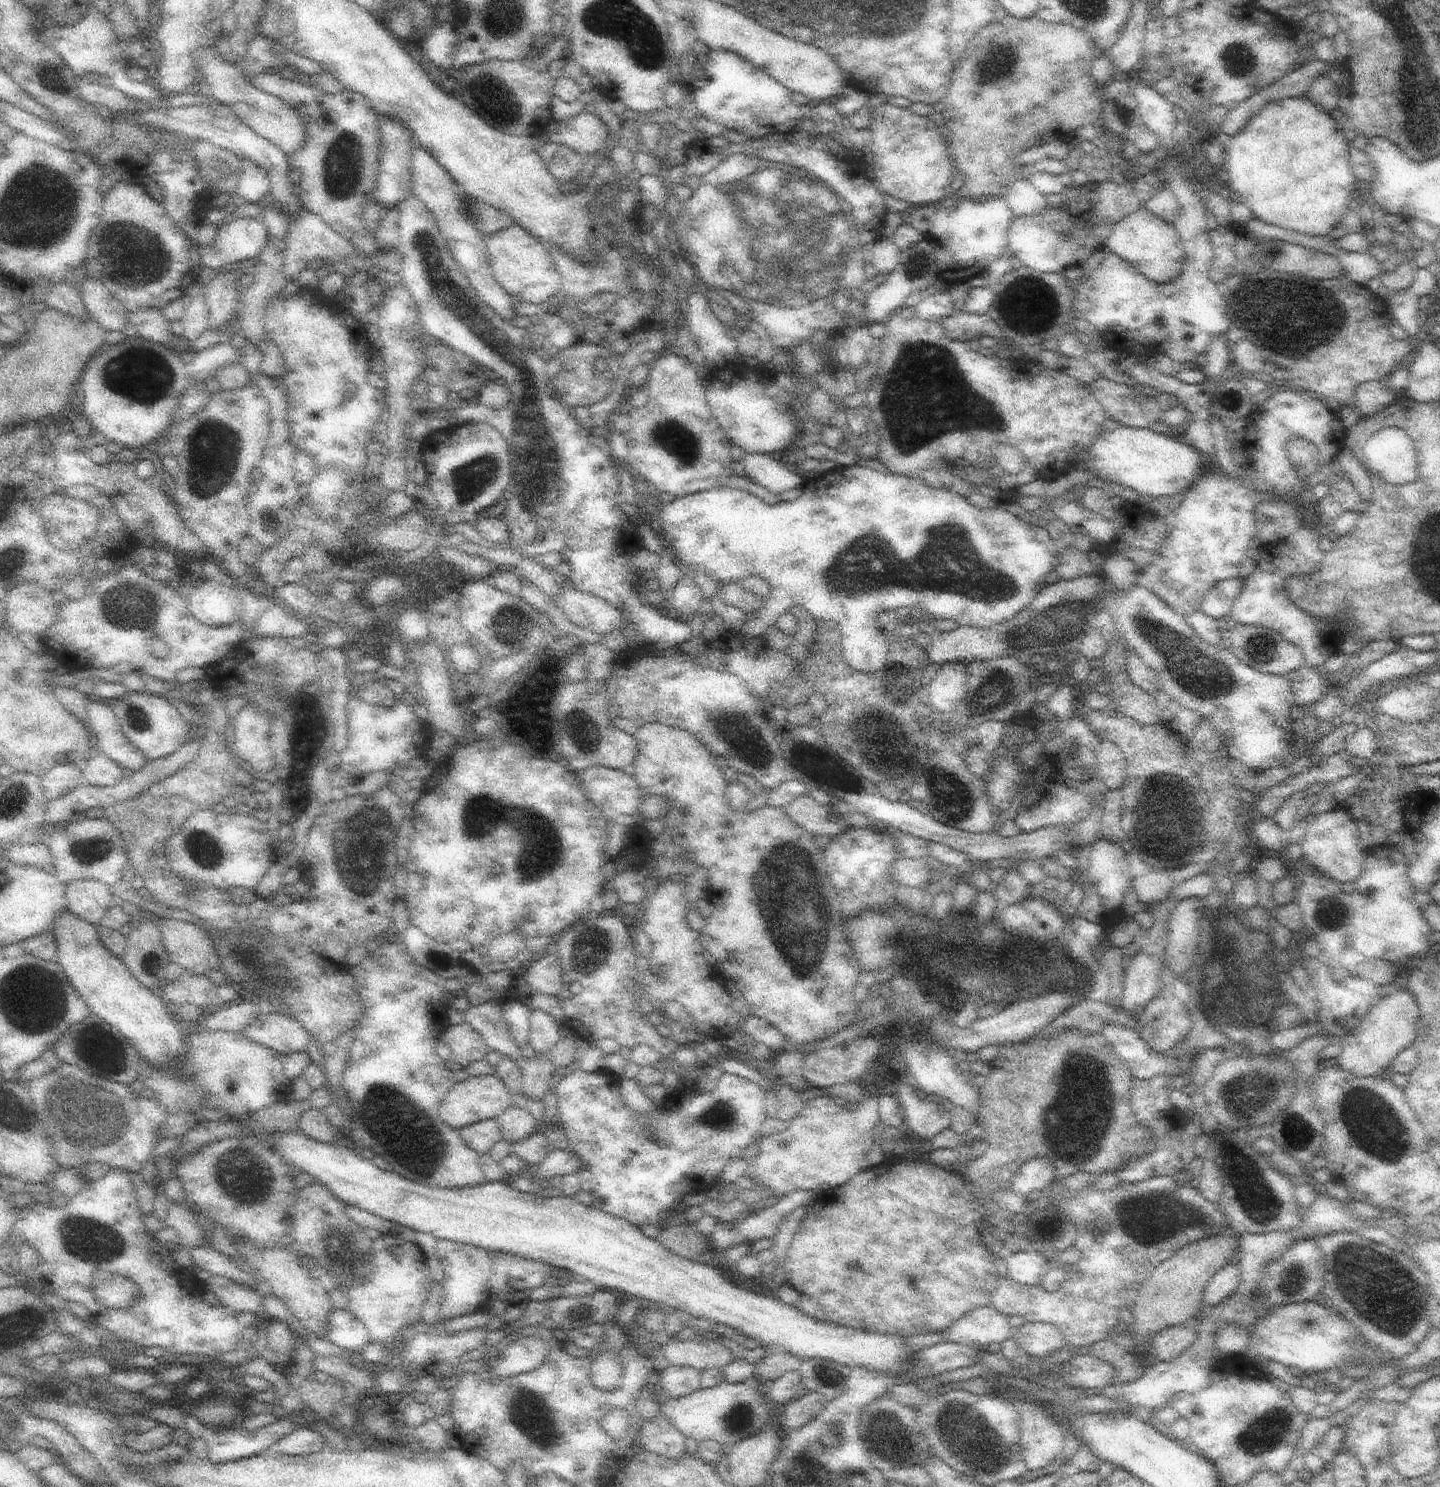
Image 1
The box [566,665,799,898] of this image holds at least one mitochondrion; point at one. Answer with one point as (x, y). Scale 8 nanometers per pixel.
(747, 746)

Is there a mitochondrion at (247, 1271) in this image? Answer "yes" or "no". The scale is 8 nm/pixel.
no

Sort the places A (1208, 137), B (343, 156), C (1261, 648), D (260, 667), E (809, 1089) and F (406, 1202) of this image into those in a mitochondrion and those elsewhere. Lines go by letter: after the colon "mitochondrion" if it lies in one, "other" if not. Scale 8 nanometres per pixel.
A: other
B: mitochondrion
C: mitochondrion
D: mitochondrion
E: other
F: other

